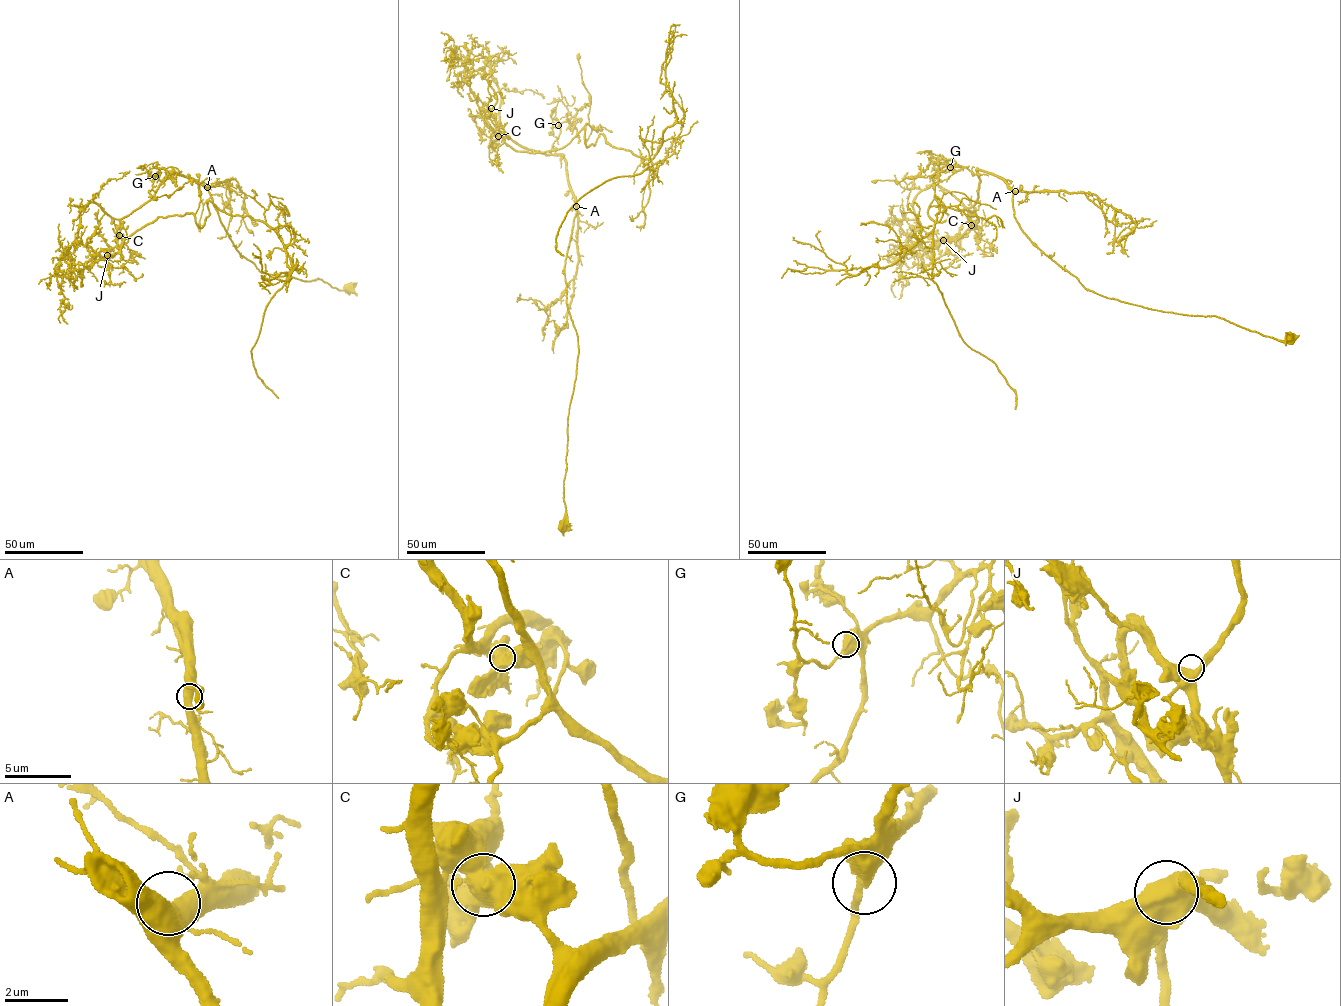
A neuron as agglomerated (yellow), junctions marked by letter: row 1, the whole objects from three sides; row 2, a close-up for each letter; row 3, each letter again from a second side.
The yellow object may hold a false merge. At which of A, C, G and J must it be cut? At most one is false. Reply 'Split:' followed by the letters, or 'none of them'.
Split: C

